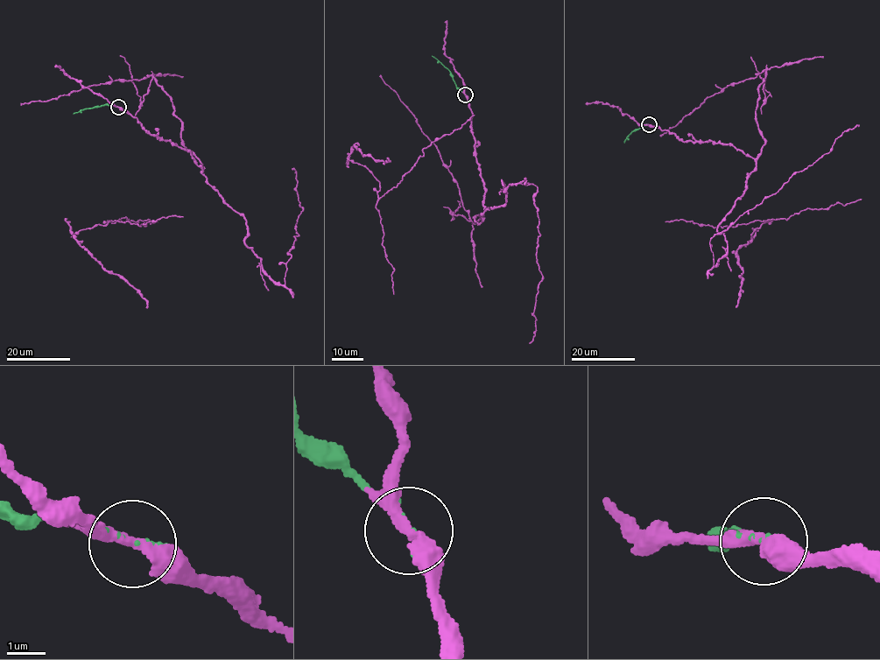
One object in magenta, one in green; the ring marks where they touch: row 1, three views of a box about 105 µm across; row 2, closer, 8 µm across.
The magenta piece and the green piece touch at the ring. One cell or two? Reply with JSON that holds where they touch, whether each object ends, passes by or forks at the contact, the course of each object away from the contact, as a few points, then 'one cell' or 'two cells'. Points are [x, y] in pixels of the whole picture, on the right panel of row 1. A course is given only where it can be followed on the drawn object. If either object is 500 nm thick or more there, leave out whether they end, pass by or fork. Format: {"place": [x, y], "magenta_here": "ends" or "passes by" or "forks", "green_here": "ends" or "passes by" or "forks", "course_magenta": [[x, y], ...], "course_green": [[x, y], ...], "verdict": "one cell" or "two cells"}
{"place": [649, 124], "magenta_here": "passes by", "green_here": "ends", "course_magenta": [[649, 124], [683, 141], [730, 144], [755, 159], [718, 227], [727, 251], [713, 266], [714, 235], [859, 125]], "course_green": [[649, 124], [633, 130], [623, 143]], "verdict": "two cells"}

